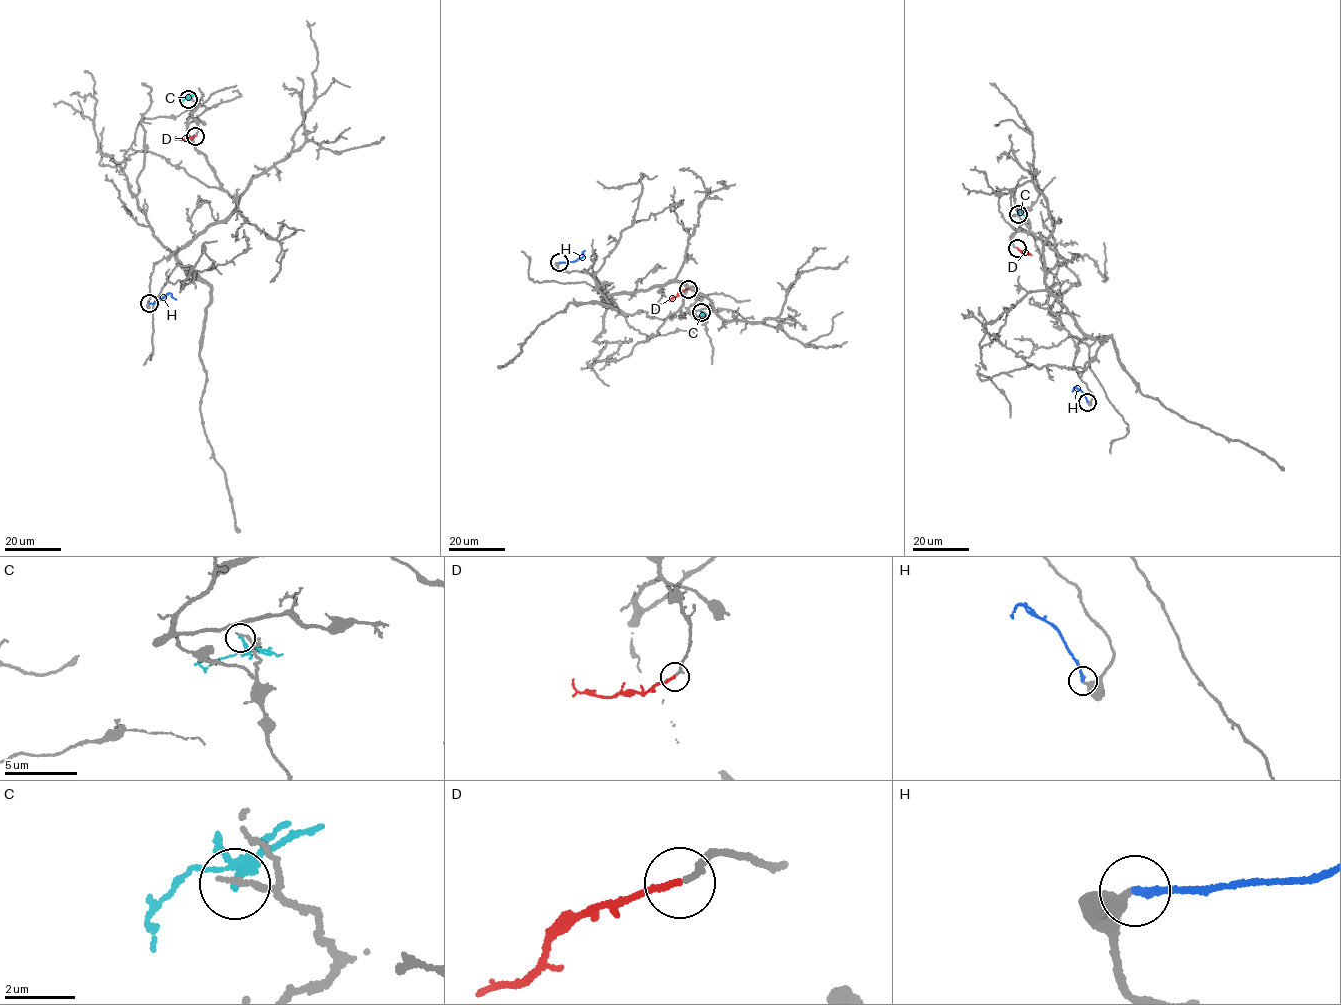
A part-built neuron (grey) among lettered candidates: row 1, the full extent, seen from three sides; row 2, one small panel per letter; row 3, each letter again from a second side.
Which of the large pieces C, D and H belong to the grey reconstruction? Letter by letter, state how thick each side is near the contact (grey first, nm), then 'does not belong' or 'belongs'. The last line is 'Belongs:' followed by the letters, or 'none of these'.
C: 190/220 nm | does not belong
D: 200/180 nm | belongs
H: 480/180 nm | does not belong
Belongs: D

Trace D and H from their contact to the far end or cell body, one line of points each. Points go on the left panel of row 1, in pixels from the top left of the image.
D: (195, 136), (181, 140), (175, 136)
H: (149, 303), (170, 293), (176, 300)

